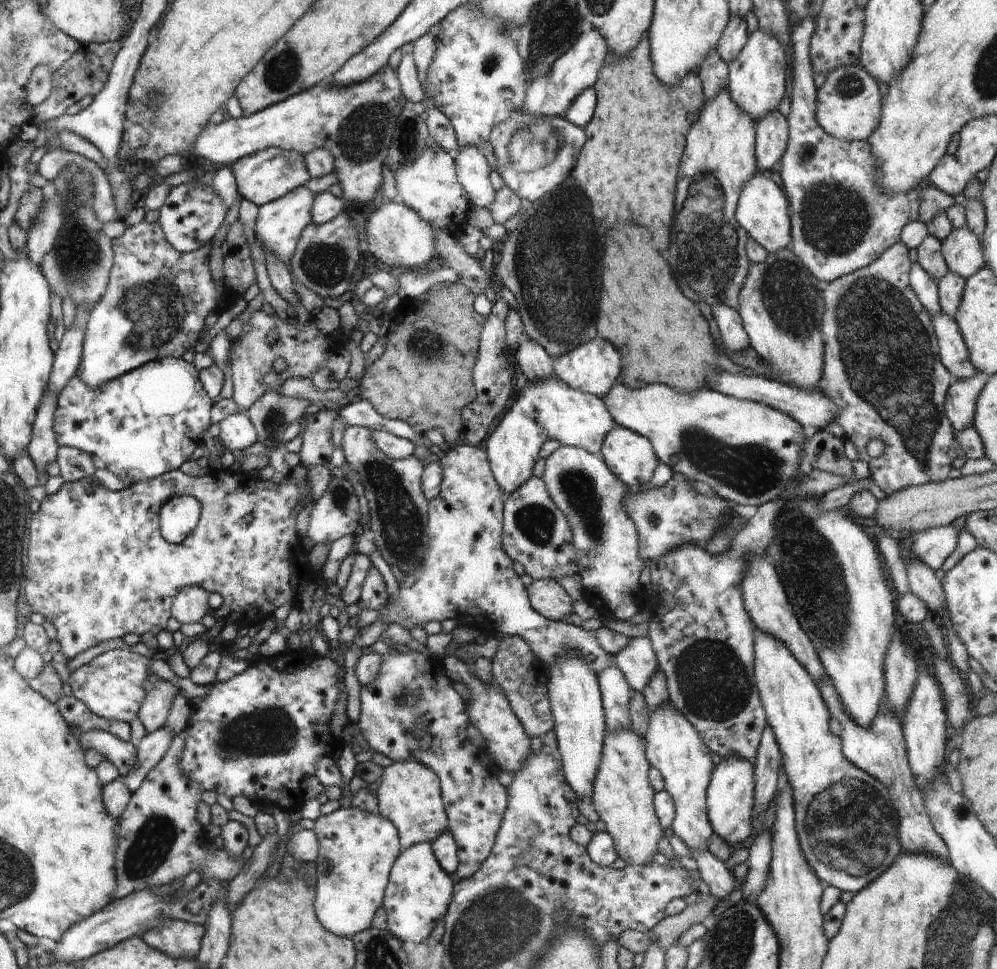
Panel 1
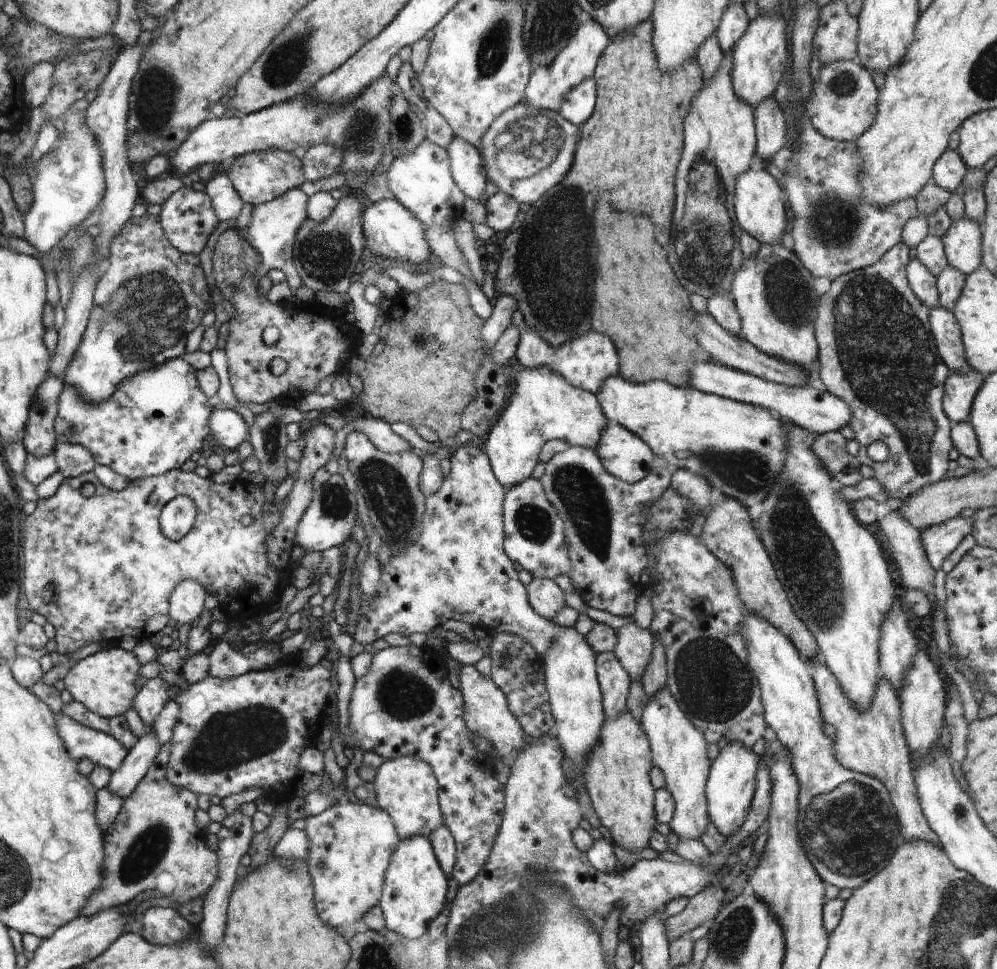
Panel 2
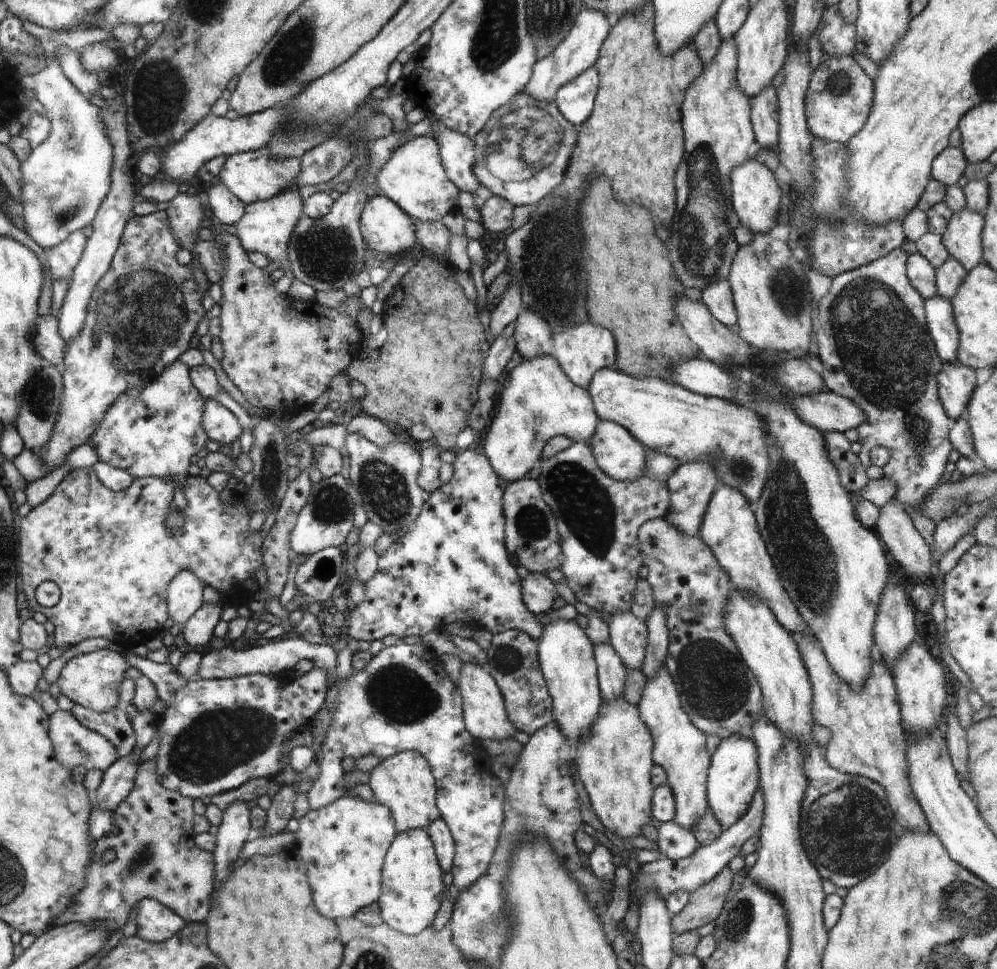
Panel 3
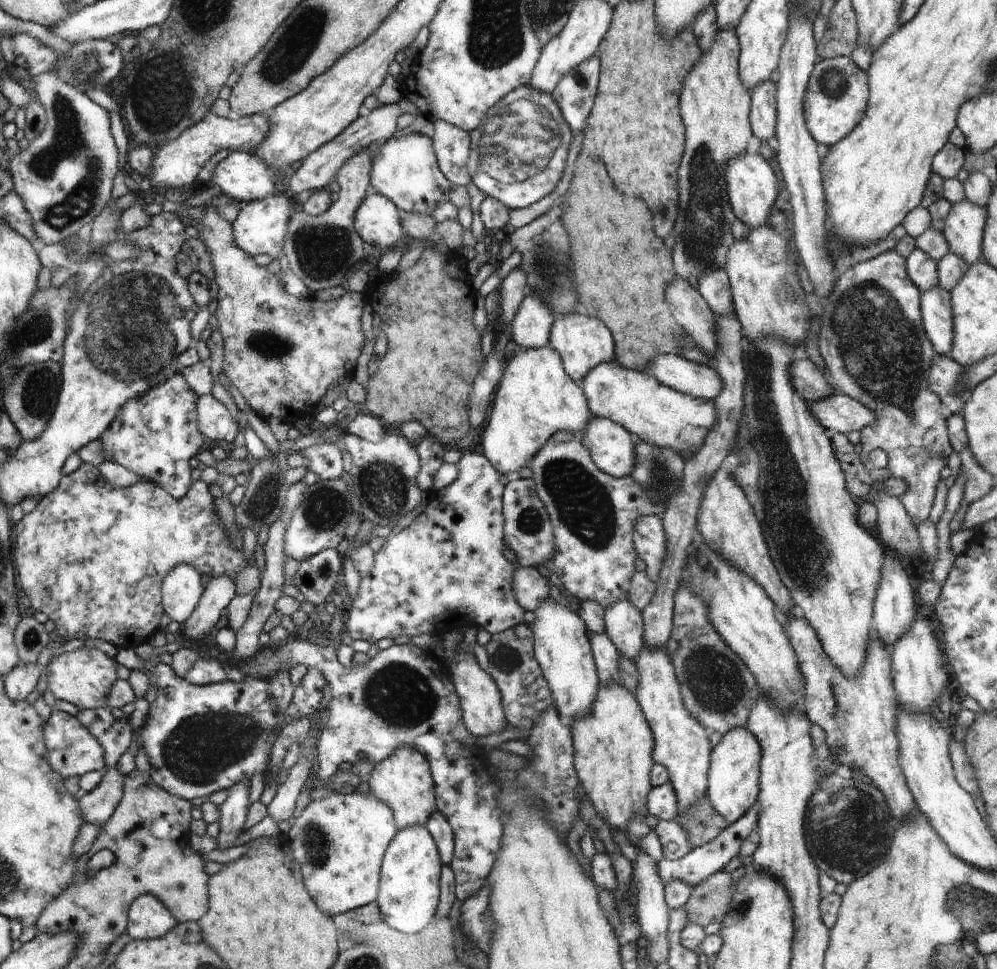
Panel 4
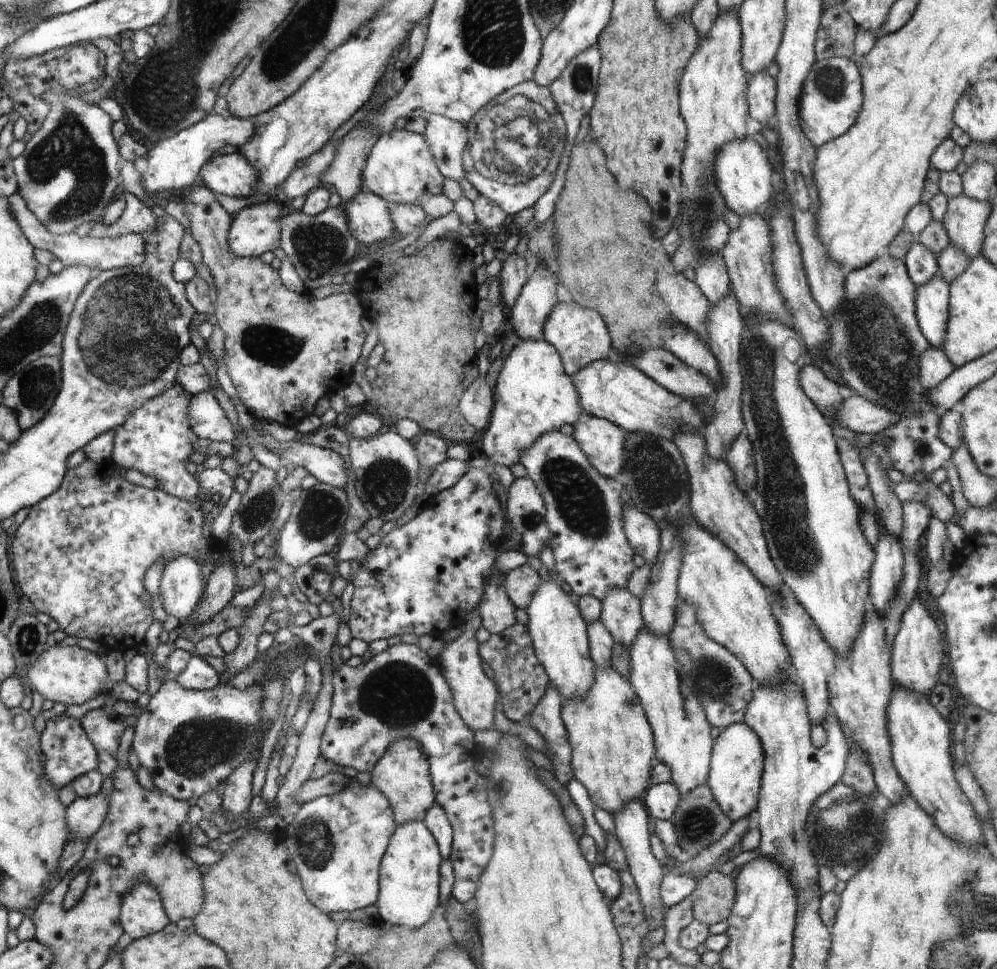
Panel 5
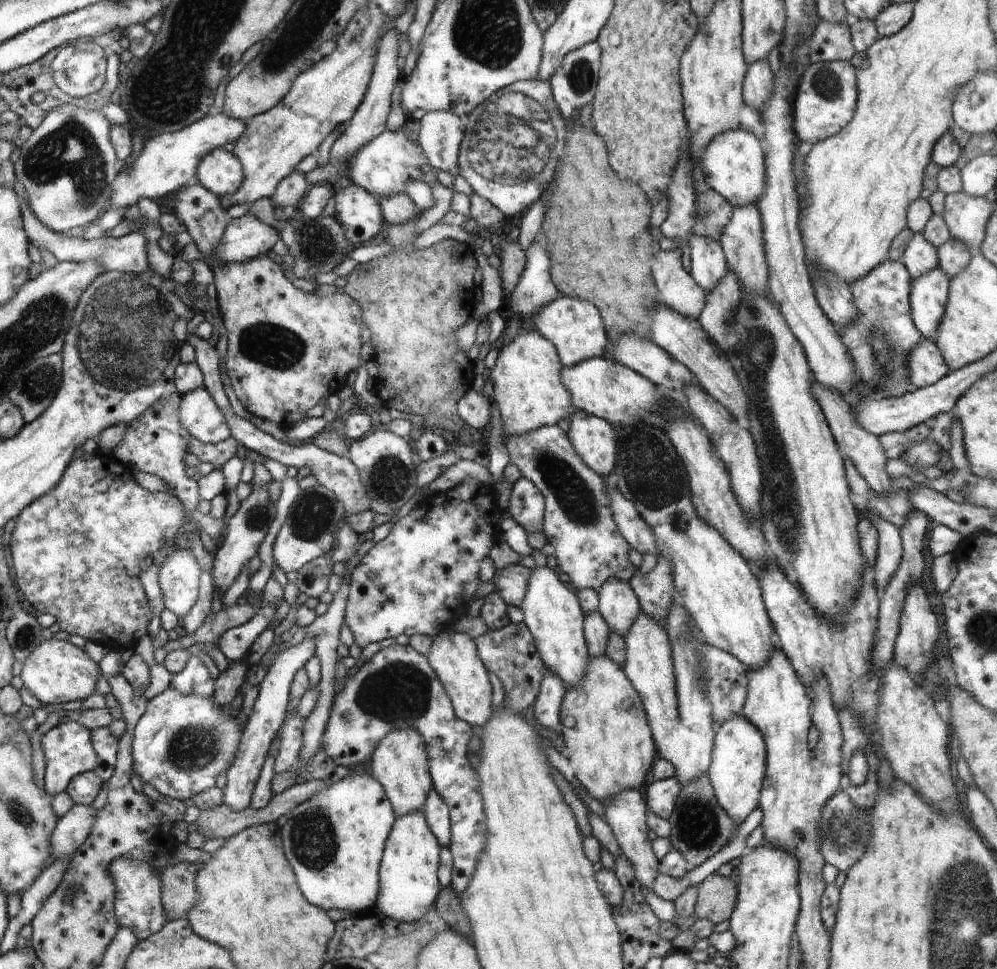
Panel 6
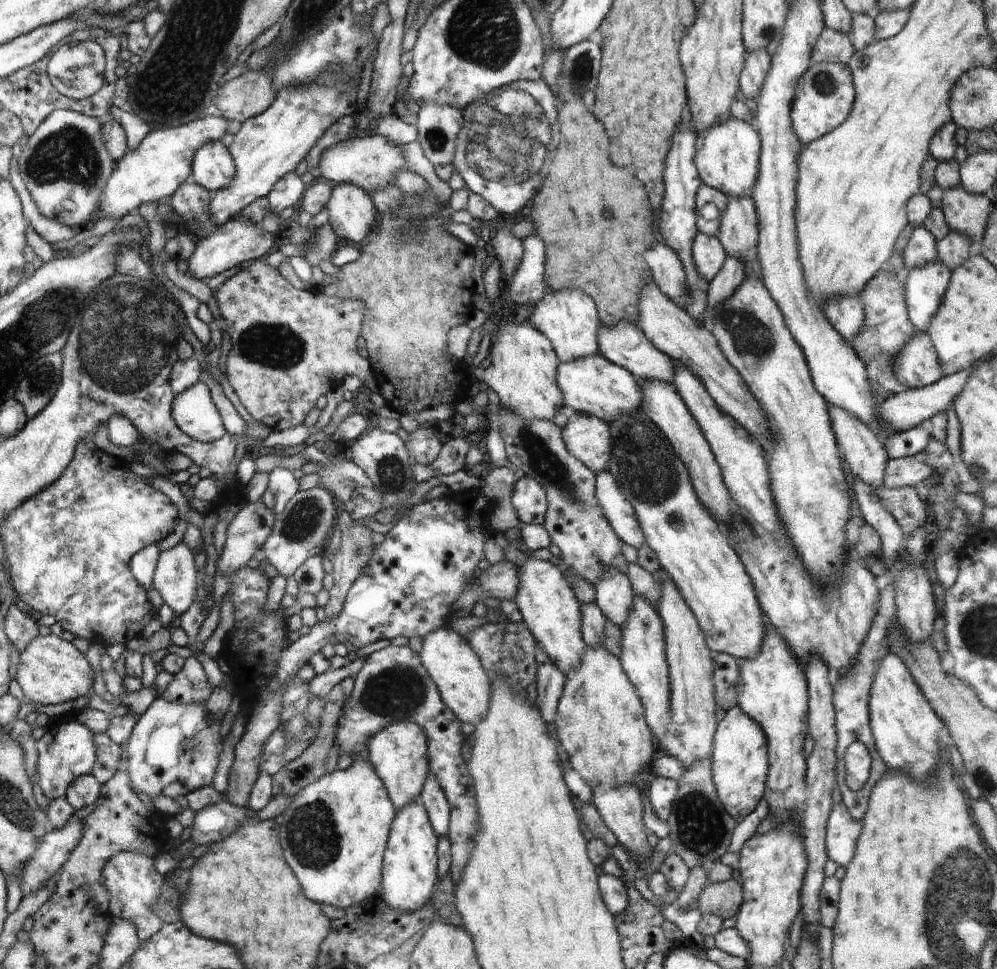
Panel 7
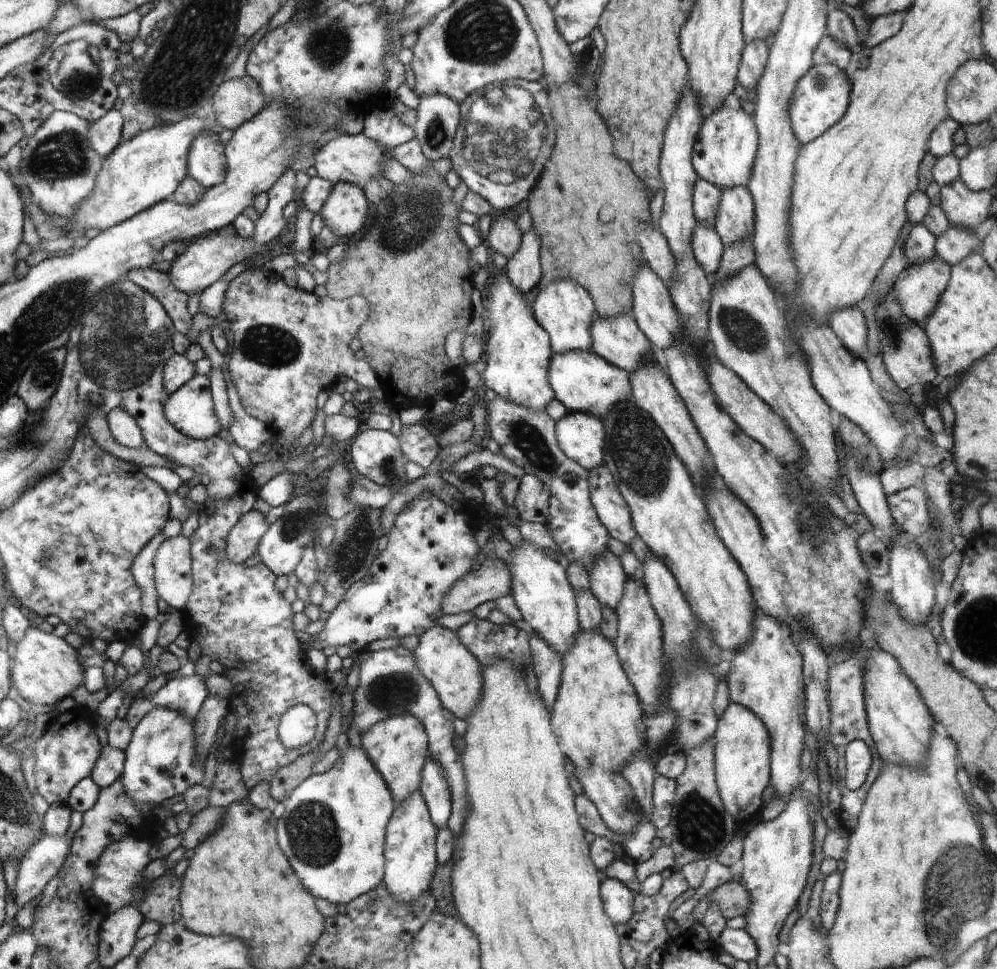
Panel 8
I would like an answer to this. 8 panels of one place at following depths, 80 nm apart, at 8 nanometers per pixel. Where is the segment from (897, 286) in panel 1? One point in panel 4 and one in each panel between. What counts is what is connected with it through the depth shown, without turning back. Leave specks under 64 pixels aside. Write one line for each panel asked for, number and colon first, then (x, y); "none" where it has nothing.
2: (877, 353)
3: (873, 341)
4: (872, 339)

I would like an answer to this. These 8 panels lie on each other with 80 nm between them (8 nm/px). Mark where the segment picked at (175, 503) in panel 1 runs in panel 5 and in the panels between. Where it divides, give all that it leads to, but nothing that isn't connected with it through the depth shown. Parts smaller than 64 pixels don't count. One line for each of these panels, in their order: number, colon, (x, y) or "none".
2: (177, 518)
3: (151, 431)
4: (155, 435)
5: (157, 439)

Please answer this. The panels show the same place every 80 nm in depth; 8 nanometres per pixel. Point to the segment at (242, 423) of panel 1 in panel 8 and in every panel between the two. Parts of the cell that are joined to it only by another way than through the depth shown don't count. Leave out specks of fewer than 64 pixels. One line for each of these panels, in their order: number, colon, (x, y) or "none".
2: (229, 429)
3: (221, 425)
4: (215, 421)
5: (209, 422)
6: (199, 413)
7: (194, 411)
8: (190, 409)

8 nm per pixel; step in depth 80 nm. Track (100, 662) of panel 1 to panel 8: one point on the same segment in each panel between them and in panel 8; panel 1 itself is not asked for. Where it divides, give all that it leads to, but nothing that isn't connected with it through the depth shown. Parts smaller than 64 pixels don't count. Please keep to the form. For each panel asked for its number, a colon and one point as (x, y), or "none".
2: (103, 682)
3: (93, 680)
4: (83, 677)
5: (68, 674)
6: (55, 672)
7: (50, 671)
8: (46, 669)

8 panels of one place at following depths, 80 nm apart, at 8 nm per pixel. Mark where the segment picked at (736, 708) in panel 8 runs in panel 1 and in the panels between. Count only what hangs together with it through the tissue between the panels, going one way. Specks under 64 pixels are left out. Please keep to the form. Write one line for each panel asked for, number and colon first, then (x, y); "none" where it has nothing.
1: (732, 793)
2: (732, 783)
3: (733, 776)
4: (733, 776)
5: (735, 776)
6: (738, 768)
7: (739, 763)

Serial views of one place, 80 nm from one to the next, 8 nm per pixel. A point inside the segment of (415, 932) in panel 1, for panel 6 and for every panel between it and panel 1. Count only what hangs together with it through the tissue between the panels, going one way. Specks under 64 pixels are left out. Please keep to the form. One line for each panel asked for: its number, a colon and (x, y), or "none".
2: (414, 894)
3: (413, 888)
4: (410, 885)
5: (410, 871)
6: (409, 884)

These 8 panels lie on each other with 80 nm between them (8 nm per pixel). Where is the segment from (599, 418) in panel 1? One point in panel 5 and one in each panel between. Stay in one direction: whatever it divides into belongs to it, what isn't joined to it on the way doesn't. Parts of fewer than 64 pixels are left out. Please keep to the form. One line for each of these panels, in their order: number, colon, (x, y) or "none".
2: (544, 405)
3: (539, 401)
4: (536, 397)
5: (534, 395)

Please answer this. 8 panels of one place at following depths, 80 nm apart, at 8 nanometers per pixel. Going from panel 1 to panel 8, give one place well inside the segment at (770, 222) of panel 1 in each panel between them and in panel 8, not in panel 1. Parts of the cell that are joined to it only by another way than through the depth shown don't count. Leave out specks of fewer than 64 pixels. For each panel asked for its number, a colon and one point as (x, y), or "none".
2: (760, 211)
3: (756, 197)
4: (751, 182)
5: (743, 174)
6: (733, 164)
7: (728, 156)
8: (724, 155)

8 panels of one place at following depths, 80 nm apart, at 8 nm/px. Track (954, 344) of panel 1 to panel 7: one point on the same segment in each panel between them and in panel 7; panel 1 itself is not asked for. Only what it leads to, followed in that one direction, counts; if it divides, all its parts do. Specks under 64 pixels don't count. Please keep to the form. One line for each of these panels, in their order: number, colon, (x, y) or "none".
2: (944, 326)
3: (939, 315)
4: (935, 305)
5: (932, 299)
6: (929, 293)
7: (924, 288)

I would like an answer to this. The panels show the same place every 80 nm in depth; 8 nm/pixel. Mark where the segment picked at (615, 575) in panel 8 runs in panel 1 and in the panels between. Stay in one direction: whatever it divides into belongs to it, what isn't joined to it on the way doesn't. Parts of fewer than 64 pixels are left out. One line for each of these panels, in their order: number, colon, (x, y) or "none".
1: (637, 661)
2: (634, 647)
3: (628, 635)
4: (624, 624)
5: (621, 615)
6: (619, 606)
7: (613, 594)

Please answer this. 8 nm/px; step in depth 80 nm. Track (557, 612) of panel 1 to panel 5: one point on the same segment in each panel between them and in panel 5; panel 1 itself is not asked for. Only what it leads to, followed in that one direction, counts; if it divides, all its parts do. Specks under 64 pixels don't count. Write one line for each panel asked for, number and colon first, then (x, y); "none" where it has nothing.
2: (545, 597)
3: (539, 593)
4: (530, 588)
5: (521, 583)

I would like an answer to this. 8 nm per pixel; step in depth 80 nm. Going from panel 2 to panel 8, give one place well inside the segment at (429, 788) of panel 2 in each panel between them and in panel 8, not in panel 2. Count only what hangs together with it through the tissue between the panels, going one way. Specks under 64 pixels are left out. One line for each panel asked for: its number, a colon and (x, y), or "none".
3: (405, 783)
4: (404, 781)
5: (403, 774)
6: (400, 763)
7: (399, 753)
8: (398, 746)

